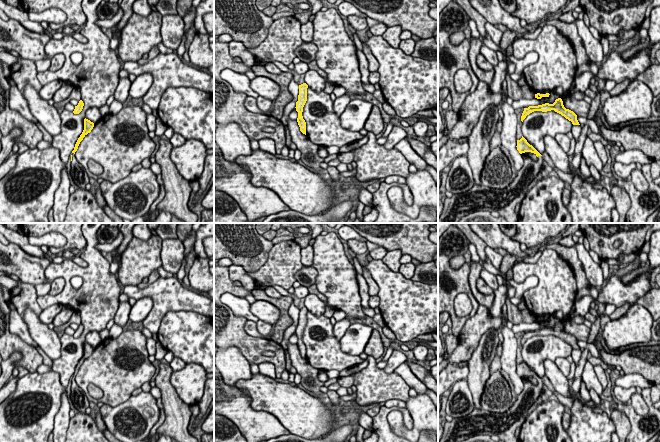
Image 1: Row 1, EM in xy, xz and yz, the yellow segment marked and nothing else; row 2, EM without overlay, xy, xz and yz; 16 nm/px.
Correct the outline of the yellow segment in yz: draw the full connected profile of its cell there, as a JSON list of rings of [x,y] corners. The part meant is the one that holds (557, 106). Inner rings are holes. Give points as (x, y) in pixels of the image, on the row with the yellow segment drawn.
[[[561,98],[556,99],[553,104],[545,103],[538,106],[529,106],[528,108],[524,108],[524,111],[521,116],[521,121],[523,122],[526,116],[534,111],[547,112],[551,110],[554,110],[555,112],[564,116],[566,119],[571,121],[573,125],[580,125],[577,120],[577,115],[573,111],[566,109],[564,107],[563,101]]]

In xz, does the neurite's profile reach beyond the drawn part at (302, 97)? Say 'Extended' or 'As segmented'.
As segmented

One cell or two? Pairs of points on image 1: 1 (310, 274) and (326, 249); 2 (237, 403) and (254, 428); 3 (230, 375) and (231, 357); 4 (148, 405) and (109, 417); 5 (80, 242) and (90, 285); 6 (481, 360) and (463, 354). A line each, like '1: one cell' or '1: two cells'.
1: two cells
2: one cell
3: one cell
4: one cell
5: two cells
6: two cells

